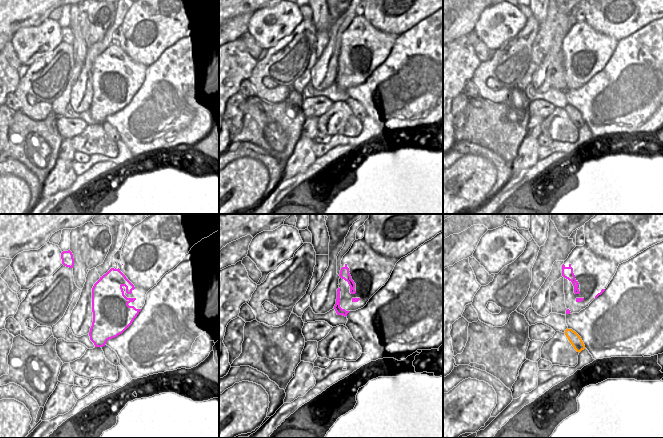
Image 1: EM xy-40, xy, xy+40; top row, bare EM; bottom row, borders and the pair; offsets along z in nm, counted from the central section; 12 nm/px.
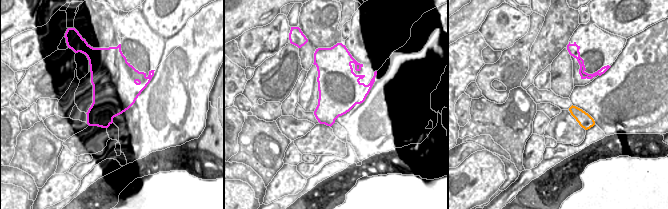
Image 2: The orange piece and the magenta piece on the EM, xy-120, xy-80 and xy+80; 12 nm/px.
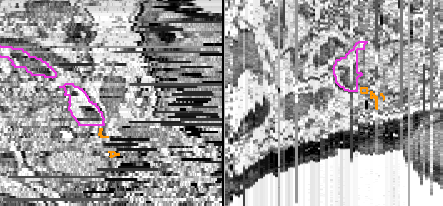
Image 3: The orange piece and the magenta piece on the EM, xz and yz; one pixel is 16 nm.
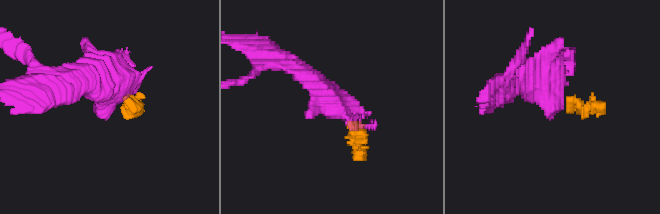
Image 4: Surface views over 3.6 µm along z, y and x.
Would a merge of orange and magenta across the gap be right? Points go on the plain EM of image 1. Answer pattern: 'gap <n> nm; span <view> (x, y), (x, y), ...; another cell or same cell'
gap 180 nm; span xy+40 (567, 104), (567, 89); another cell

